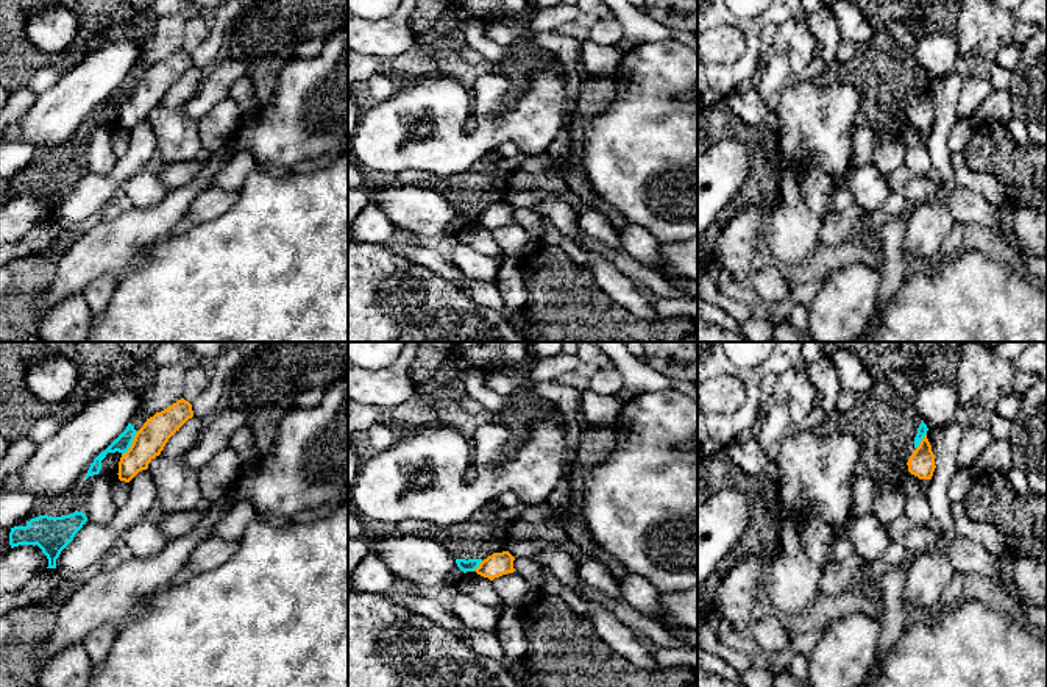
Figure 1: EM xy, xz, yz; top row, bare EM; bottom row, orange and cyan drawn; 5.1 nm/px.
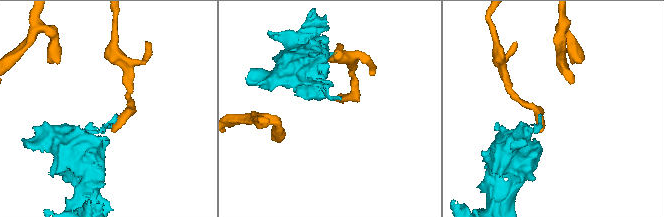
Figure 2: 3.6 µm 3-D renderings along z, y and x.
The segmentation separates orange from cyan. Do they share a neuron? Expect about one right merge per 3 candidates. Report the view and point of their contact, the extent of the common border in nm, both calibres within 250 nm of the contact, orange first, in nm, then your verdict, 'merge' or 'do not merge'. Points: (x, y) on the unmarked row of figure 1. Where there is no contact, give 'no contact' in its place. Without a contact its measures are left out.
meets orange in xy at (131, 94); contact 150 nm long; 160 nm thick on the orange side, 90 nm on the other; do not merge

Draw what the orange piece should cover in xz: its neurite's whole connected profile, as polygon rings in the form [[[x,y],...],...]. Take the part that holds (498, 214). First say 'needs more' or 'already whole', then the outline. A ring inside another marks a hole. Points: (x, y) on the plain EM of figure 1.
already whole | [[[509,201],[493,203],[484,209],[474,222],[493,231],[502,225],[513,223],[513,211],[515,208]]]

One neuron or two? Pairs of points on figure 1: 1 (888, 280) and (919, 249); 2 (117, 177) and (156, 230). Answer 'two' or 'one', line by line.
1: two
2: two

